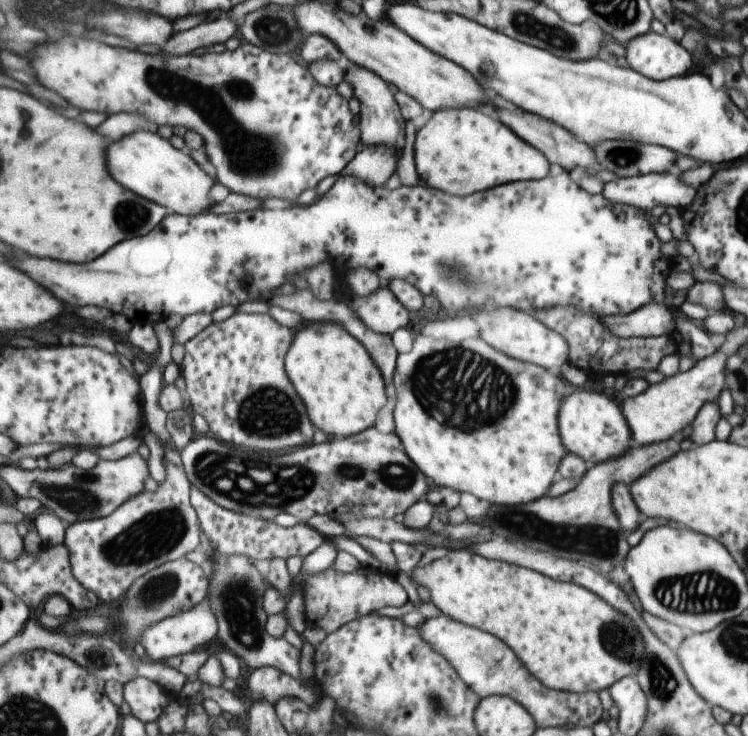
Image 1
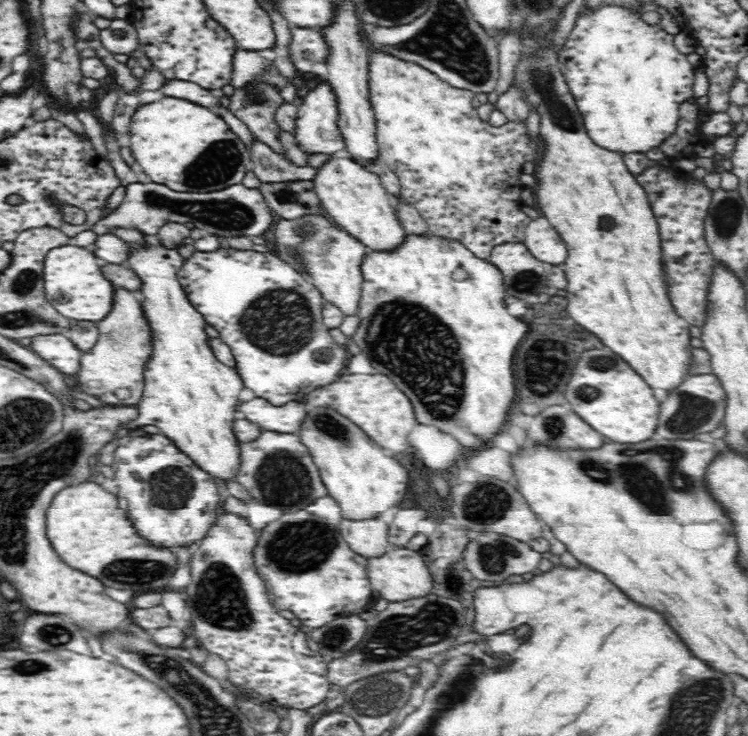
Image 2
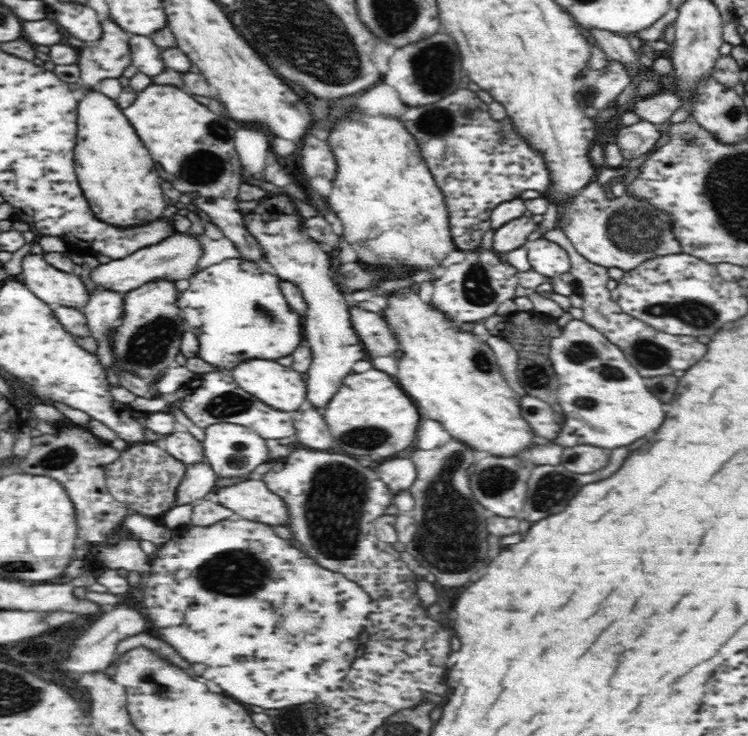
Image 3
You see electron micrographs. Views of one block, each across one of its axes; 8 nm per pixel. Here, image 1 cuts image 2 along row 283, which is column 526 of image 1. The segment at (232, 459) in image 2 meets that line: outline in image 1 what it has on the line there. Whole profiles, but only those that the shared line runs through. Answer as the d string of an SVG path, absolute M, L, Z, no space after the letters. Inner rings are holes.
M448 108L433 111L419 132L415 133L413 160L416 174L422 184L447 192L447 194L459 194L459 196L487 190L487 188L513 182L513 180L521 180L521 178L539 180L545 178L549 170L549 164L539 150L531 148L530 143L523 138L517 138L499 120L489 118L477 108Z

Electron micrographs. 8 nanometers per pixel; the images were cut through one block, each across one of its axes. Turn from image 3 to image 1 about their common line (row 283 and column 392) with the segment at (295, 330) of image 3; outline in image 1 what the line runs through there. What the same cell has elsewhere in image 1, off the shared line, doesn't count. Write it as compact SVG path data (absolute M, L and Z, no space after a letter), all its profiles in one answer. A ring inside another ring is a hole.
M565 172L563 174L559 174L559 176L546 176L545 178L539 179L539 180L525 180L525 182L511 182L511 184L507 184L507 186L495 186L495 190L485 190L483 194L481 192L477 192L477 194L469 194L469 196L463 196L463 198L457 198L457 196L449 196L449 194L443 194L443 191L441 192L435 192L435 189L432 187L427 187L426 185L420 183L418 185L414 186L406 186L406 185L398 185L397 187L394 187L390 189L389 187L384 187L384 186L369 186L366 182L363 182L362 180L356 178L356 177L345 177L345 176L339 176L337 180L333 183L331 188L321 197L321 198L315 198L308 204L304 203L297 203L295 205L291 205L288 208L285 209L254 209L251 211L245 211L245 212L239 212L239 213L224 213L220 215L215 215L213 213L209 214L199 214L197 216L180 216L180 214L173 214L170 213L165 217L165 220L155 228L155 232L151 232L151 234L147 234L147 236L143 236L143 238L132 238L129 240L124 240L121 241L119 244L113 246L113 250L109 250L103 258L97 258L97 260L94 260L93 262L86 263L85 266L71 266L71 264L63 264L63 262L55 262L55 260L41 260L41 258L33 258L33 256L27 256L27 254L23 254L23 252L18 252L16 254L7 254L5 258L6 260L15 266L15 268L19 268L19 270L23 270L27 276L31 276L35 282L39 282L45 290L49 290L55 298L59 298L61 302L65 302L65 304L69 304L69 306L101 306L103 308L107 308L110 310L112 313L115 314L123 314L123 316L126 316L126 318L132 322L134 325L137 323L151 323L152 325L156 325L157 323L163 322L169 318L169 316L173 315L181 315L181 316L189 316L195 313L203 313L203 314L210 314L215 310L215 308L219 308L220 306L227 306L227 304L231 304L231 306L238 307L239 304L242 304L243 302L249 302L249 300L253 300L255 296L261 296L261 294L265 294L265 292L269 292L269 290L273 290L273 288L277 288L277 286L281 286L285 280L287 280L287 274L289 272L301 272L303 268L307 268L309 264L317 264L317 262L321 262L321 260L325 260L327 258L327 246L329 246L329 256L335 256L335 266L343 266L343 268L353 268L353 266L363 266L363 268L367 268L369 270L372 270L372 272L375 272L377 274L379 280L393 280L393 278L403 278L403 280L409 280L409 284L413 284L417 290L419 290L420 294L423 294L423 296L427 295L432 295L435 294L435 298L439 300L439 304L447 310L447 312L465 312L465 310L471 310L471 308L479 308L479 306L485 306L485 308L495 308L495 306L519 306L519 310L521 312L525 312L525 314L530 314L534 315L534 310L535 311L540 311L543 309L547 308L556 308L556 306L573 306L573 304L577 304L577 308L581 309L583 312L587 314L593 314L593 316L598 316L598 317L606 317L606 316L619 316L619 315L626 315L629 313L634 313L635 310L639 310L641 306L645 306L647 302L661 302L661 304L664 303L664 298L663 298L663 290L665 288L665 276L669 274L669 256L663 256L661 254L661 250L659 250L659 246L661 246L661 241L657 240L655 238L655 234L653 234L653 230L651 230L651 226L647 224L647 220L644 218L645 212L643 212L643 216L641 216L641 212L639 212L638 208L633 208L633 206L619 206L619 204L611 204L611 202L607 202L605 198L601 195L592 195L589 194L588 192L582 191L581 188L576 185ZM449 214L451 214L451 228L463 228L465 232L463 232L463 236L449 236Z

